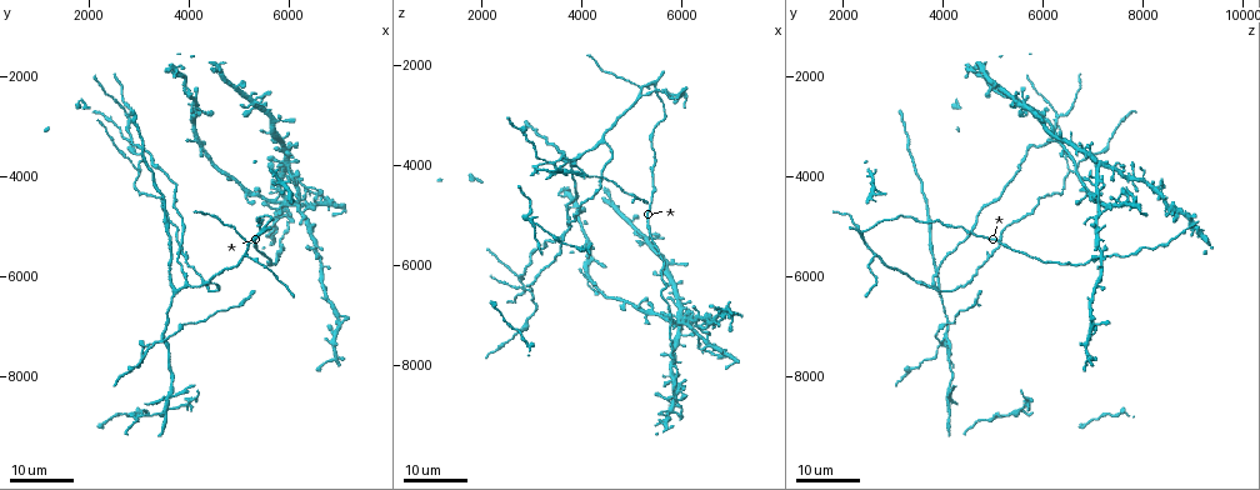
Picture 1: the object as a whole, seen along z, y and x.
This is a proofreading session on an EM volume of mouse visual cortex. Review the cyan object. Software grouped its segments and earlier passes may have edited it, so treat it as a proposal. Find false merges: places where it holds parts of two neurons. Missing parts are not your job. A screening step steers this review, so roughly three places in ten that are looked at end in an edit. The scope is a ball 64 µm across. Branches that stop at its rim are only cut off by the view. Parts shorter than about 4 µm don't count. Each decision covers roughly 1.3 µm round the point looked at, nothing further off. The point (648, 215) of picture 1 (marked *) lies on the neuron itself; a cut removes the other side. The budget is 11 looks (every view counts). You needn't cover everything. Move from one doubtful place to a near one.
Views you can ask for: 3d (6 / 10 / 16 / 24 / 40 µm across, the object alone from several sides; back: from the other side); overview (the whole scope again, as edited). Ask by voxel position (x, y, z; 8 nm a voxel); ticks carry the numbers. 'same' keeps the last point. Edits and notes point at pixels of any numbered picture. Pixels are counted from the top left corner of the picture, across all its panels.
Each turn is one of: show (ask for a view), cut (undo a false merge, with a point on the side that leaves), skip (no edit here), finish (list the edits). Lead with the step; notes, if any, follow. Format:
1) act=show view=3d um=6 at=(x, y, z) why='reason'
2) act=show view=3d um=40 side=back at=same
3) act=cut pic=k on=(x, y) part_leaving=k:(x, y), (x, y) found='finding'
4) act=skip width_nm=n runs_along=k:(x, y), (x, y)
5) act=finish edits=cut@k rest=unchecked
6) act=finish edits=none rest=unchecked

act=show view=3d um=16 at=(6300, 4750, 7200) why='four-way junction'

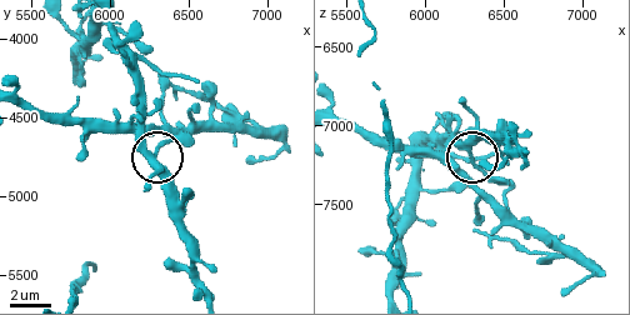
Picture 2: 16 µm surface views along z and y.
act=show view=3d um=6 at=(6260, 4740, 7160)

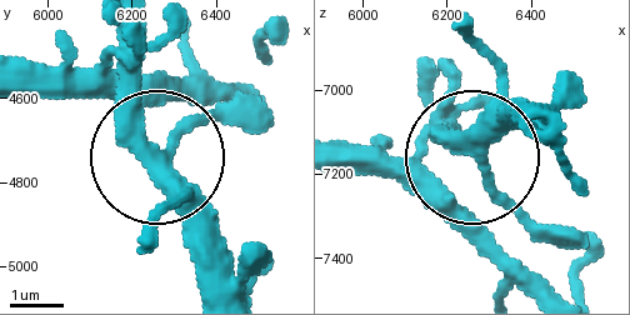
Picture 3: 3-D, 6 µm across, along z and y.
act=skip width_nm=290 found='all the same neuron'

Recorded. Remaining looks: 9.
act=show view=3d um=24 at=(3000, 3900, 6550) why='thin arm on a thick one'

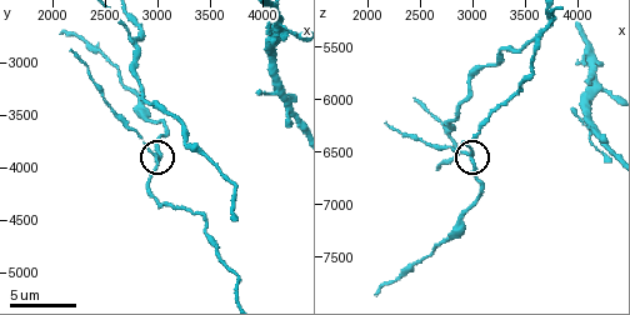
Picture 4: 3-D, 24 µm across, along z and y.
act=show view=3d um=6 at=(2980, 3900, 6560)

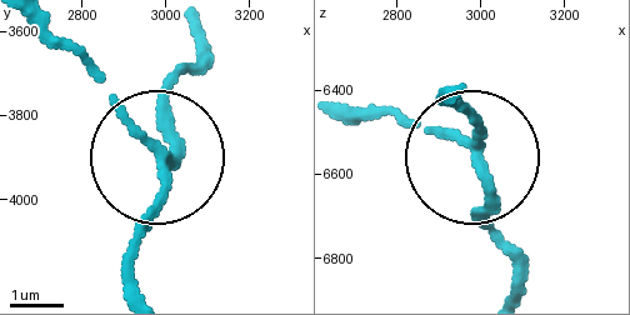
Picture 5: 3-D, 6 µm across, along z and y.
act=cut pic=5 on=(116, 108) width_nm=170 part_leaving=5:(156, 146), (53, 30) found='a second neuron is stuck on'

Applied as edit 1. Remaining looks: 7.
act=show view=3d um=6 at=(2740, 2780, 6280) why='a fork'

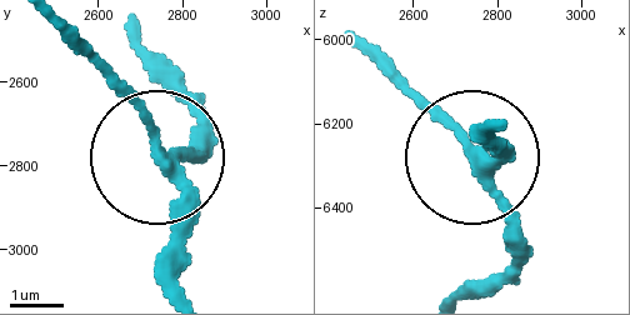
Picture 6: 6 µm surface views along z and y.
act=skip width_nm=210 runs_along=6:(500, 125), (473, 170), (518, 260) found='all the same neuron'

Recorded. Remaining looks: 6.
act=show view=3d um=16 at=(3900, 6100, 3850) why='arms part here'

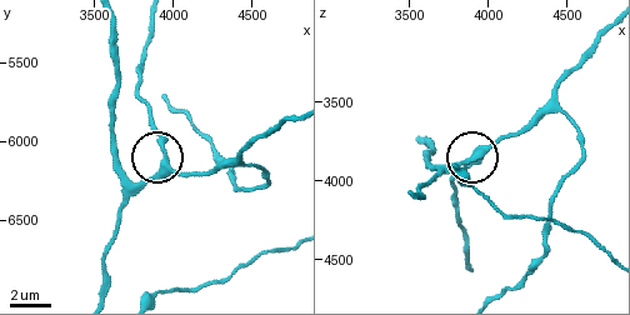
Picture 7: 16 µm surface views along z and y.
act=show view=3d um=10 at=(3960, 6120, 3820) why='closer look'

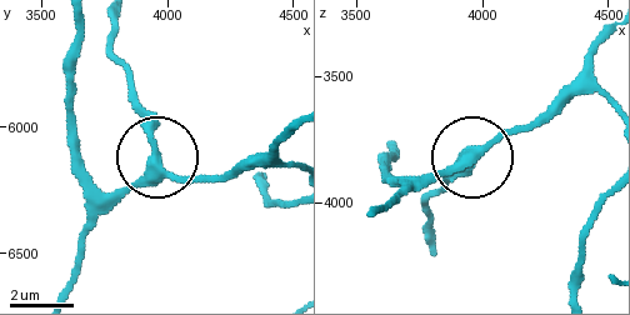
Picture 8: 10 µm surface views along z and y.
act=skip width_nm=300 runs_along=8:(606, 43), (550, 108), (415, 185) found='all the same neuron'

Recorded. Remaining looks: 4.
act=show view=3d um=16 at=(5200, 5550, 2600)

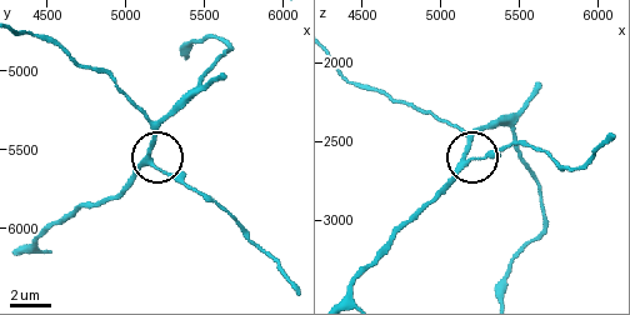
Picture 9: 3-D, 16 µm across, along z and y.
act=show view=3d um=10 at=(5140, 5580, 2620)

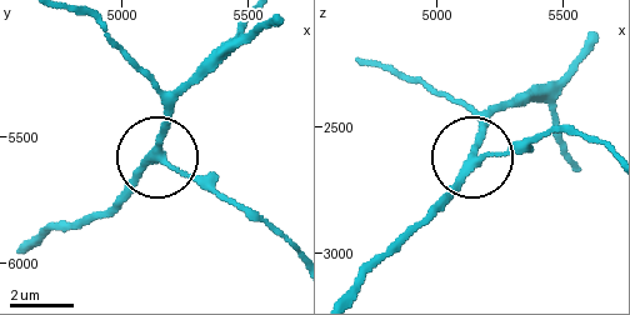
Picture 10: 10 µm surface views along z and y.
act=show view=3d um=10 side=back at=(5150, 5580, 2650)

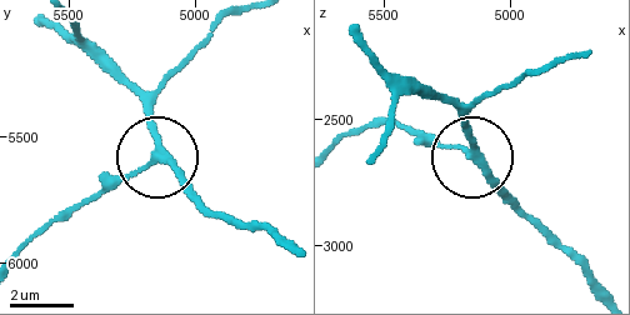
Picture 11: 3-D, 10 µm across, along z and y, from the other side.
act=skip width_nm=210 runs_along=11:(70, 20), (138, 101), (154, 141), (145, 165), (100, 195) found='continuous, no second neuron'

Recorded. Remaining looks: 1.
act=finish edits=cut@5 rest=unchecked

